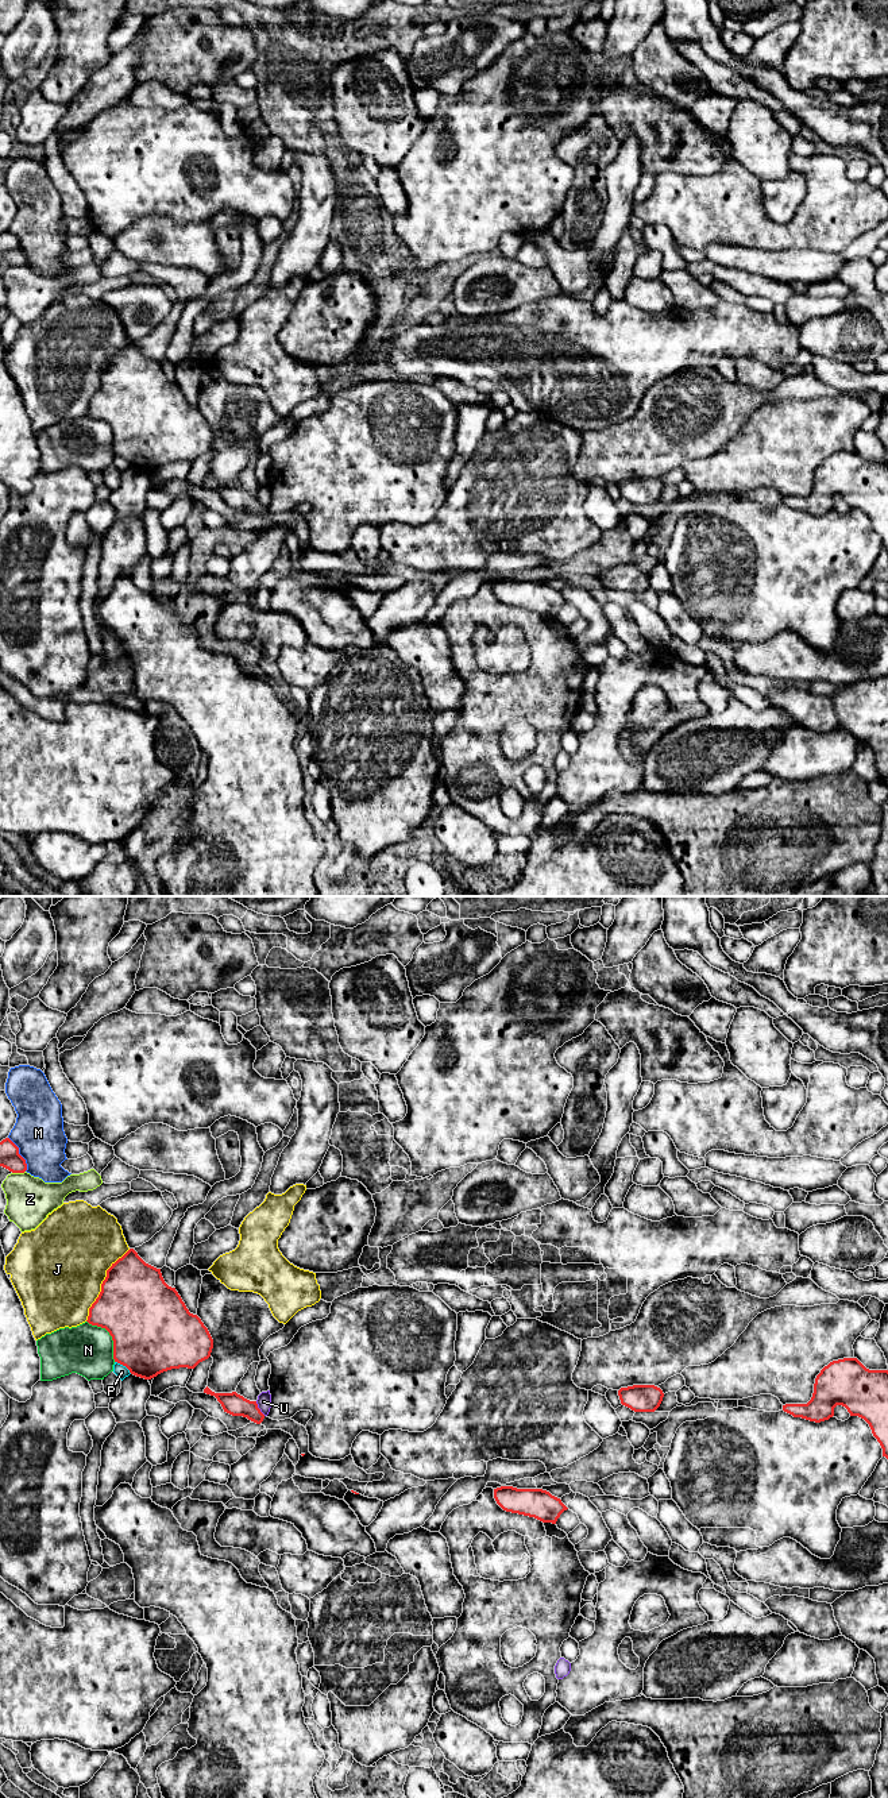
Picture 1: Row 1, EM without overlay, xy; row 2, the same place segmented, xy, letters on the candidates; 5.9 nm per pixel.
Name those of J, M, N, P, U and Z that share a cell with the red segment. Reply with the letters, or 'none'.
none

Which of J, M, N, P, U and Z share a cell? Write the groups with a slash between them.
J M / N / P / U / Z

